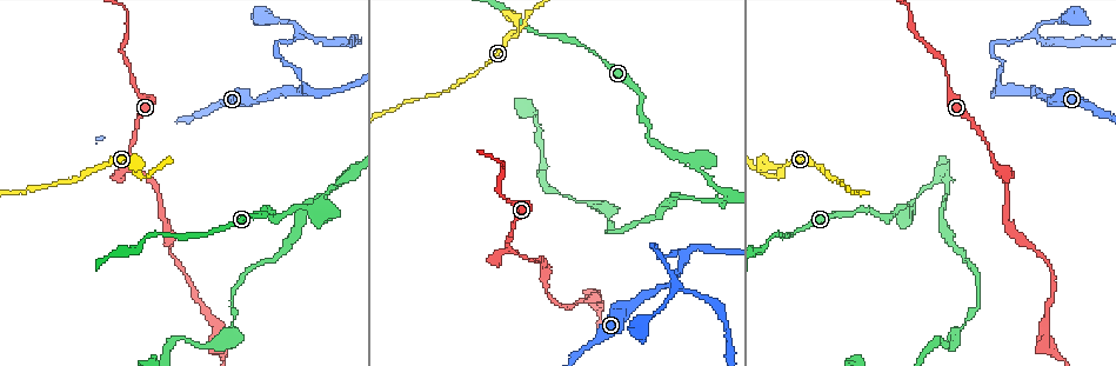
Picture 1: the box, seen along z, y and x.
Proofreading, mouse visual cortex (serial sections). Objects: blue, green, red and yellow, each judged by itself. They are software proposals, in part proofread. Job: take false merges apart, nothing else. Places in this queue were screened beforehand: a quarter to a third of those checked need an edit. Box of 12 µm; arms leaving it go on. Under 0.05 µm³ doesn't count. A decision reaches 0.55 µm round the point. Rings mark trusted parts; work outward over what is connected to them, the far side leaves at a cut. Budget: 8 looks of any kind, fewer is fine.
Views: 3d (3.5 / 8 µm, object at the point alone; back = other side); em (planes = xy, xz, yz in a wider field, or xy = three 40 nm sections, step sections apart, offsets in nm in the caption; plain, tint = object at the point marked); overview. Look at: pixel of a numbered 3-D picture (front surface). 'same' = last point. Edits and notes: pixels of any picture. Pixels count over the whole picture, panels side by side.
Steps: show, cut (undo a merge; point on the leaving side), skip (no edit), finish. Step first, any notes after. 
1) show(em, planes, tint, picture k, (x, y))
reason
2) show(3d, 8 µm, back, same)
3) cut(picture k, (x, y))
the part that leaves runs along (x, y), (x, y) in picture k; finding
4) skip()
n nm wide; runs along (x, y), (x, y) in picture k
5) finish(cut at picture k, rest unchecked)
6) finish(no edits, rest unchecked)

show(3d, 3.5 µm, picture 1, (1000, 87))

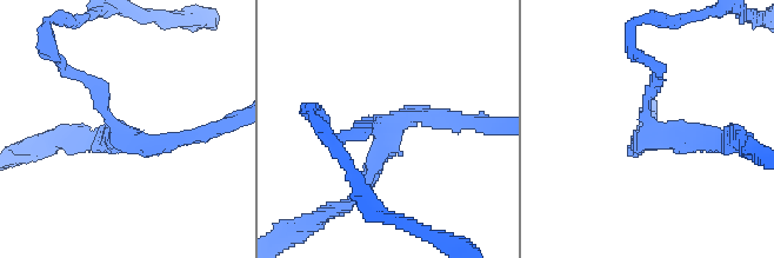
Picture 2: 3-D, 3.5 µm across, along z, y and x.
show(em, xy, step 2, tint, picture 2, (657, 133))
3 arms; arms of 200, 250, 250 nm; need the tissue

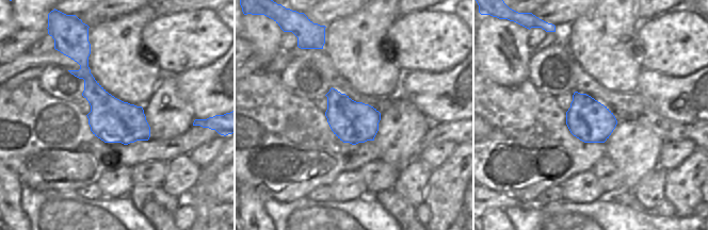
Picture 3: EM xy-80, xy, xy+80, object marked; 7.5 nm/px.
skip()
one cell here

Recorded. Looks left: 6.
show(em, xy, step 1, tint, picture 1, (651, 247))
sharp bend

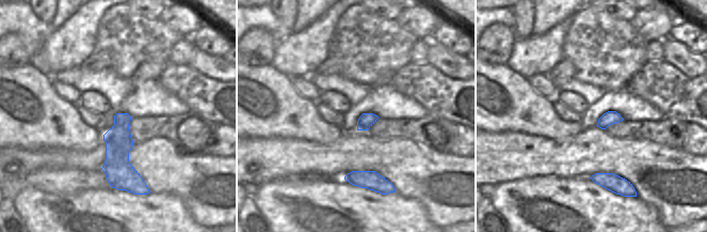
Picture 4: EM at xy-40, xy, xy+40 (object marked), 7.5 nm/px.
show(3d, 3.5 µm, same)

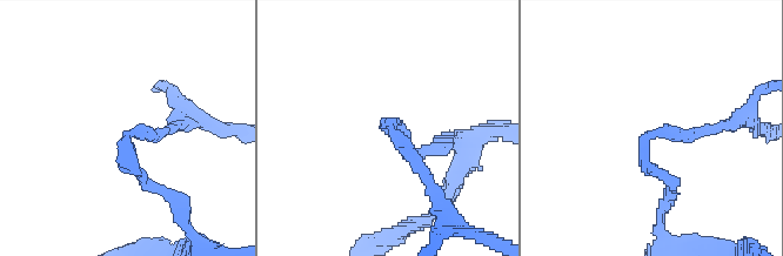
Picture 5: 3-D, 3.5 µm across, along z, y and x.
skip()
arms of 150, 150 nm; runs along (669, 190), (646, 161), (646, 140), (705, 129) in picture 5; continuous, no second cell

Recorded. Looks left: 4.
show(3d, 3.5 µm, picture 1, (510, 248))
arms part here

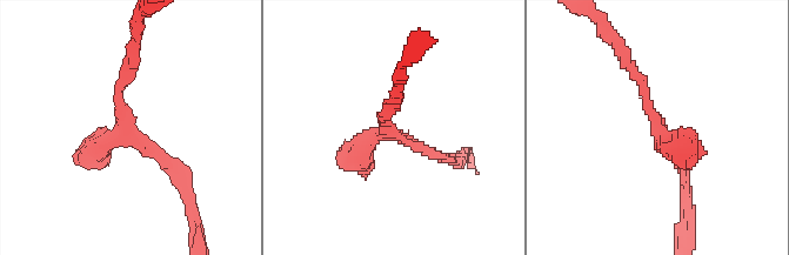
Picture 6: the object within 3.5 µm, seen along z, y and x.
show(em, xy, step 3, tint, picture 6, (392, 136))
need the tissue

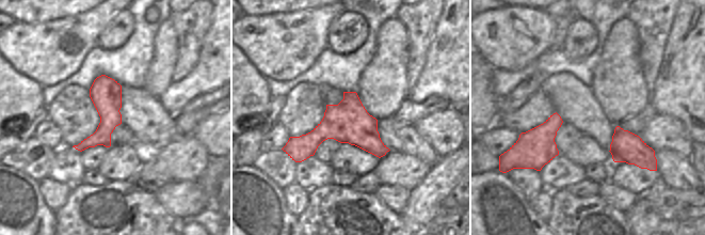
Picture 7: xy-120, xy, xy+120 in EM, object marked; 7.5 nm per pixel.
skip()
runs along (630, 66), (684, 185) in picture 6; all the same cell

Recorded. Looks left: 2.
finish(no edits, rest unchecked)

